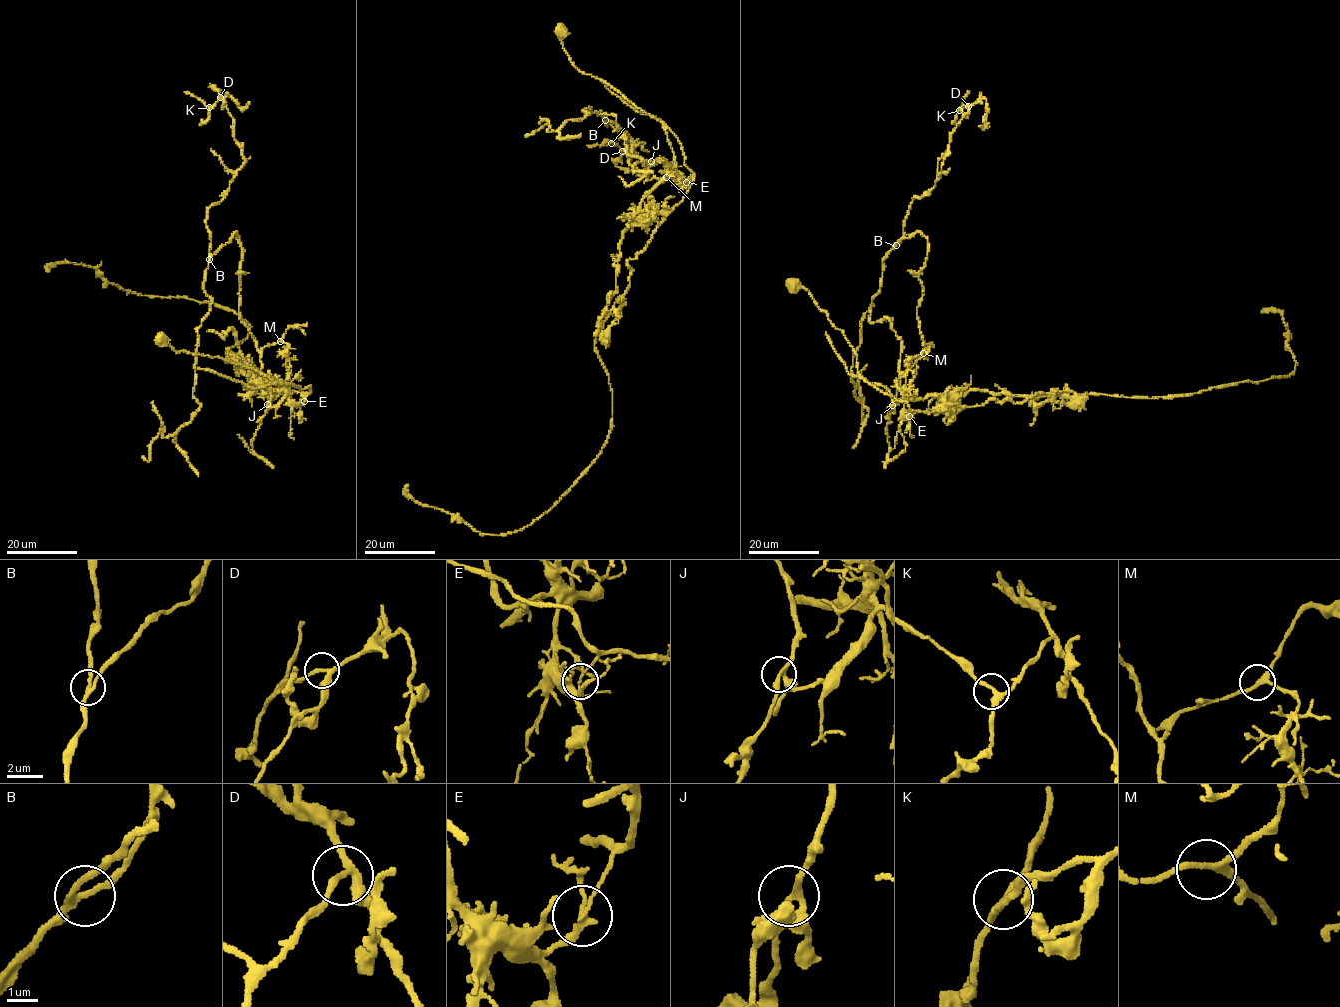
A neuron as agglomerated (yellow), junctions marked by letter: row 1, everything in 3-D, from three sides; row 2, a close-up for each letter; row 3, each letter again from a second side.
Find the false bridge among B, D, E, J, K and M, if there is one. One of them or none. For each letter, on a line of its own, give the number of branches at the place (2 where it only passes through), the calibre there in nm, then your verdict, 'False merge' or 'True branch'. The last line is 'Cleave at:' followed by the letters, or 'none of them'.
B: Branches: 3. Thickness 200 nm. True branch
D: Branches: 3. Thickness 200 nm. True branch
E: Branches: 3. Thickness 180 nm. False merge
J: Branches: 3. Thickness 220 nm. True branch
K: Branches: 3. Thickness 220 nm. True branch
M: Branches: 3. Thickness 200 nm. True branch
Cleave at: E

